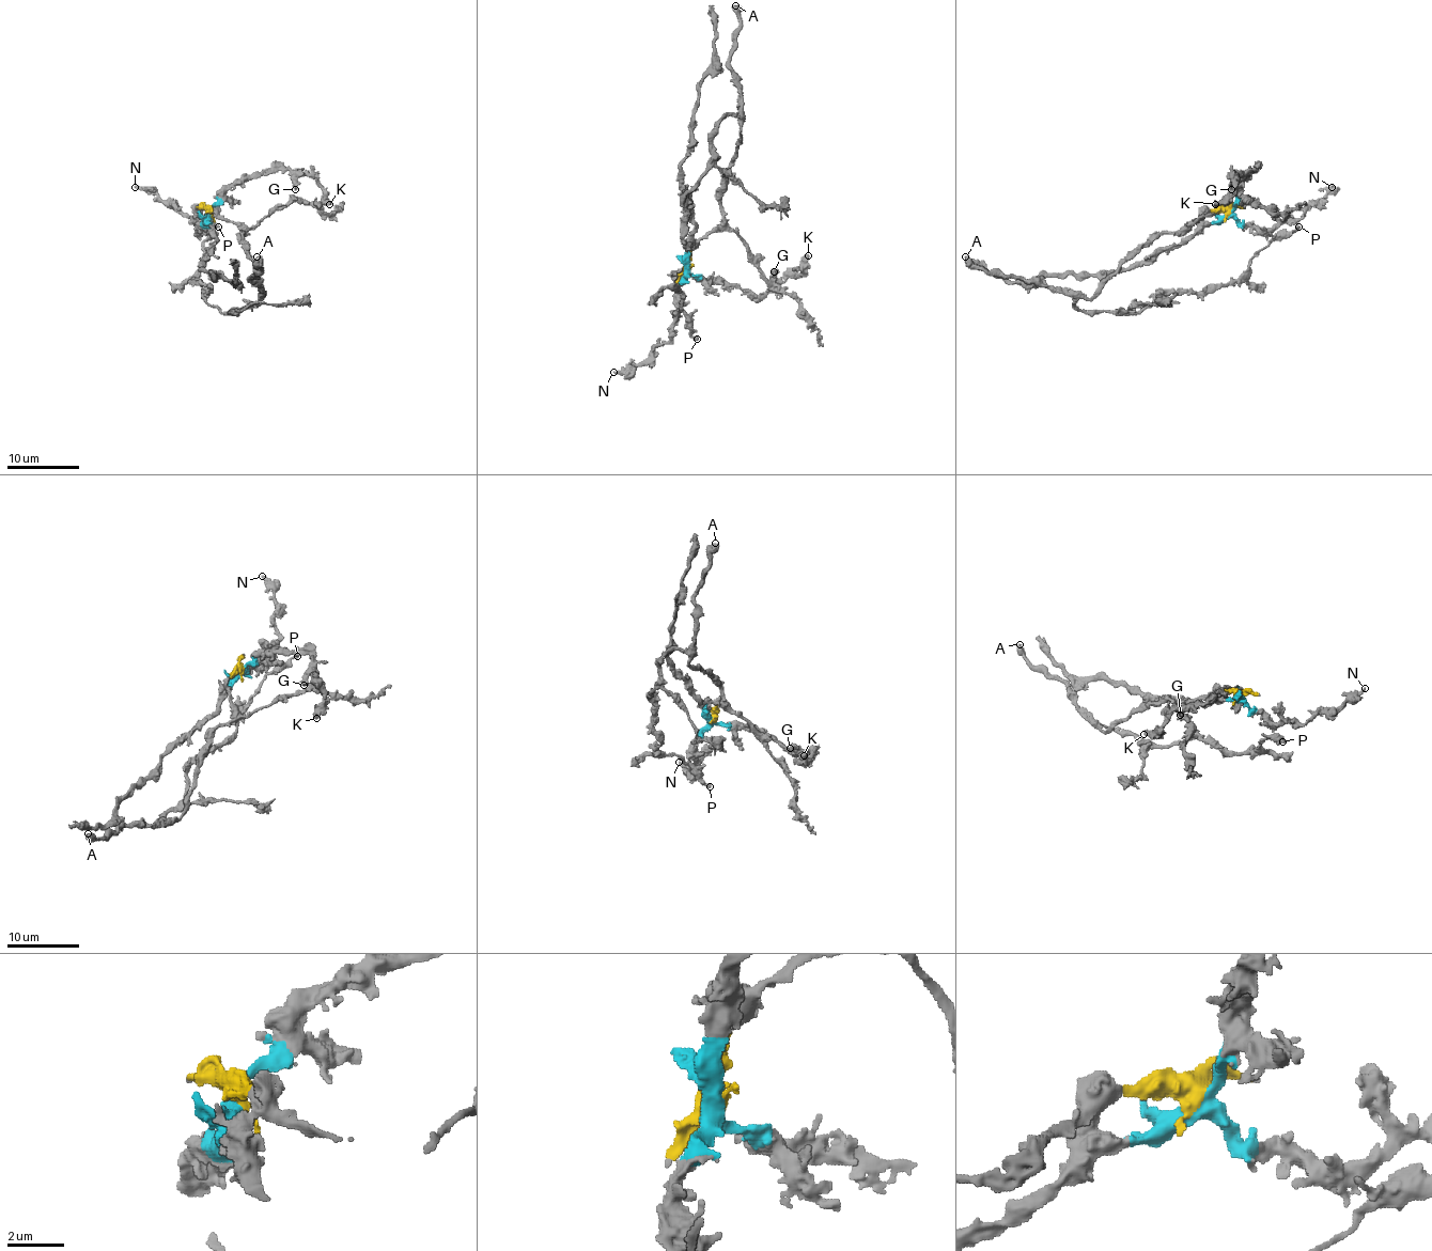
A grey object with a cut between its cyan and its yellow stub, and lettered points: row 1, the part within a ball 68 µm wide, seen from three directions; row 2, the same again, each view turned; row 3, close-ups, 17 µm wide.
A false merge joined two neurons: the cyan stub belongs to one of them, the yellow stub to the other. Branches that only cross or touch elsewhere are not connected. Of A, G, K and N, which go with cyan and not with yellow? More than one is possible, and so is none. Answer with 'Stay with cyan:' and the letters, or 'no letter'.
Stay with cyan: G, K, N

